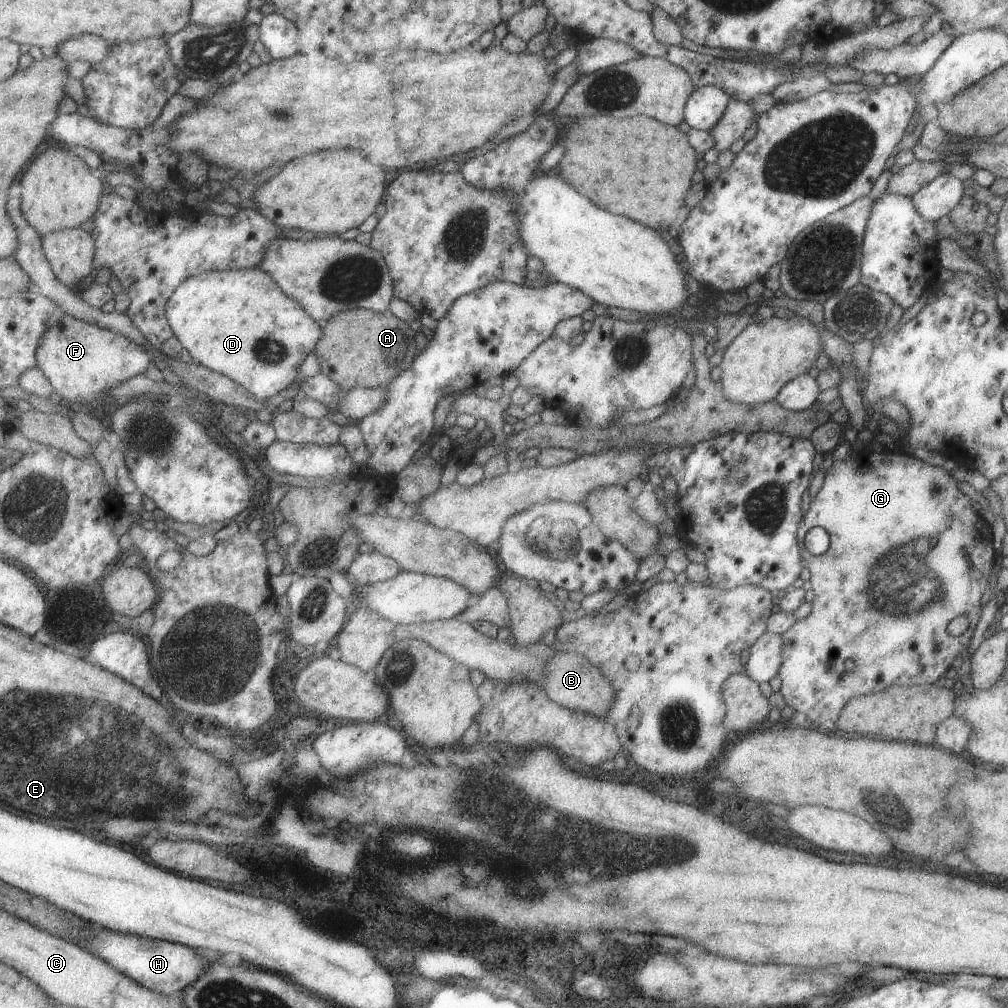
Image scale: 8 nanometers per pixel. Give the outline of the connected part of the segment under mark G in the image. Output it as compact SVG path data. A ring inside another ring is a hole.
M867 446L862 447L861 452L851 454L847 460L834 461L825 473L823 485L810 501L809 509L802 515L803 520L799 524L796 540L801 544L803 536L812 527L821 527L830 539L829 548L819 556L812 556L803 546L799 548L800 558L807 562L807 569L810 573L811 589L813 600L811 600L811 612L806 618L796 620L796 622L783 634L780 635L782 641L781 657L782 662L776 676L781 681L780 693L784 698L784 703L797 712L805 714L807 719L813 724L823 724L823 722L836 722L839 718L841 708L845 706L847 700L855 696L873 694L885 690L889 686L913 686L936 683L943 677L950 665L953 664L958 655L965 656L967 646L972 637L975 625L978 622L983 606L981 596L987 590L991 582L987 582L988 576L993 576L996 567L996 554L993 550L993 536L991 526L982 518L979 512L973 512L971 500L957 489L956 481L945 472L943 468L928 466L926 462L921 462L907 451L871 451ZM965 614L969 627L961 636L951 637L946 632L946 625L953 618ZM845 660L853 661L855 667L851 672L845 670Z

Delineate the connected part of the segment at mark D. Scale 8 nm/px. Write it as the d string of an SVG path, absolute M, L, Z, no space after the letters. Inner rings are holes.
M259 267L207 271L188 277L169 298L167 316L173 332L195 361L233 378L257 400L267 400L296 383L303 360L316 350L324 334L319 322L297 300L287 296L273 276Z

